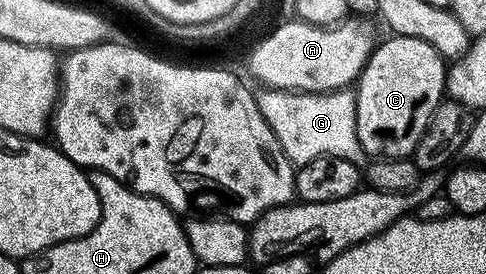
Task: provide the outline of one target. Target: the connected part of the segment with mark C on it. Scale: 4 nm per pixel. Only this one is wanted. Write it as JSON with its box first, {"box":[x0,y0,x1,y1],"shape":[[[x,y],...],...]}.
{"box":[355,34,448,159],"shape":[[[391,34],[376,45],[357,79],[355,95],[357,140],[368,159],[414,155],[417,140],[421,140],[433,112],[444,101],[448,69],[437,48],[417,36]]]}

